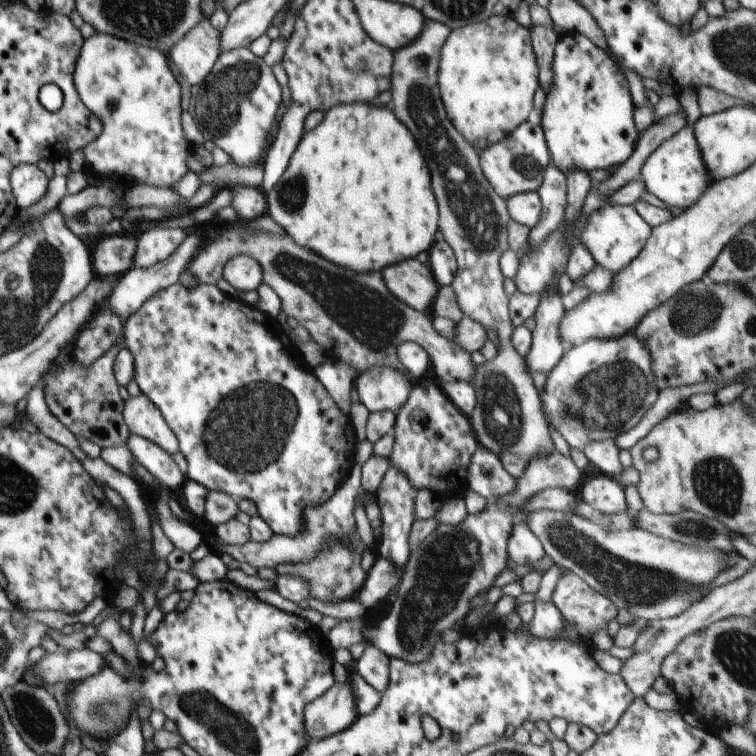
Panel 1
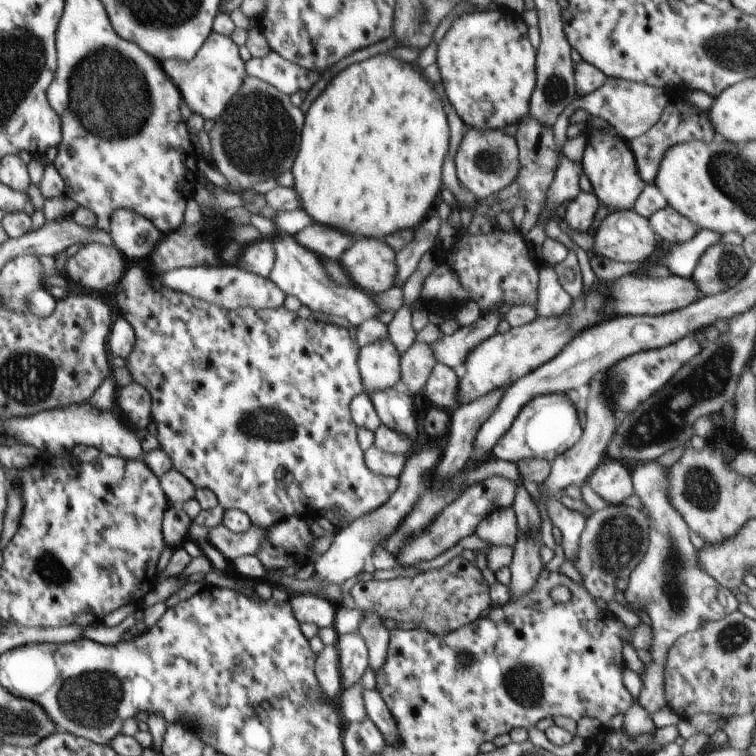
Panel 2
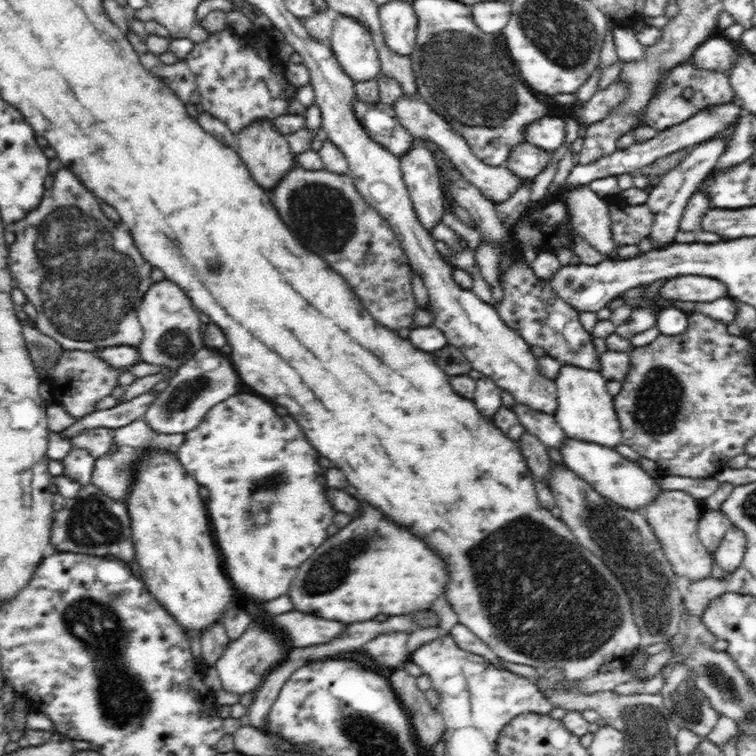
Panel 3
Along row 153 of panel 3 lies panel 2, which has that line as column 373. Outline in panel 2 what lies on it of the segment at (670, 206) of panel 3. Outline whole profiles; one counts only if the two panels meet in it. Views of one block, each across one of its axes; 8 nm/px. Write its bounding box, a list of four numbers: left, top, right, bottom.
[362,688,400,746]

